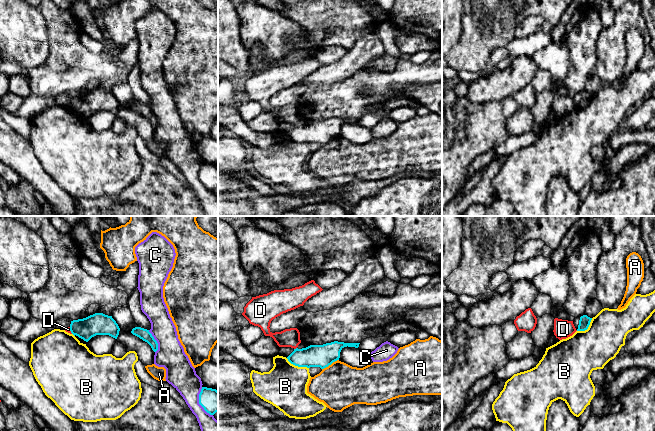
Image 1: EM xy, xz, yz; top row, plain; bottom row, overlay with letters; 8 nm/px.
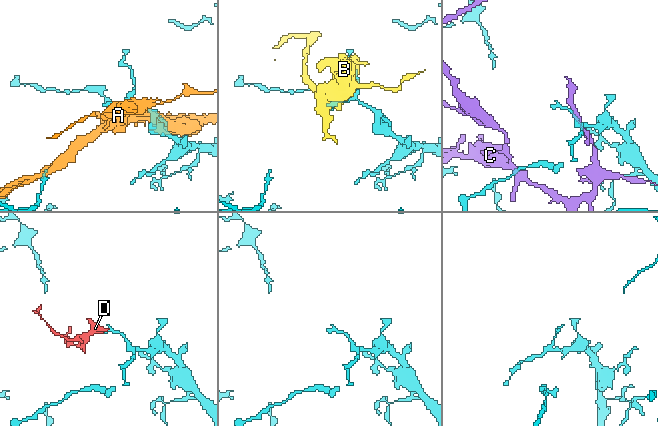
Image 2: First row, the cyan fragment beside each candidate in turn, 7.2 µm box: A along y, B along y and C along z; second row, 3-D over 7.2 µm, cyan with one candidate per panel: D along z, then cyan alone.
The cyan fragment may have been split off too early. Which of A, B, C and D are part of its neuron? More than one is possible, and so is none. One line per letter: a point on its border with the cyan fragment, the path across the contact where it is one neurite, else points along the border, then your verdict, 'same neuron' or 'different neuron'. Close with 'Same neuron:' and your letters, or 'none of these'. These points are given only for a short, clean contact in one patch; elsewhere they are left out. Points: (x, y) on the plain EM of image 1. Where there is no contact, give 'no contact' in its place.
A: contact xz (330, 140); different neuron
B: contact xz (297, 141); different neuron
C: contact xy (156, 117); different neuron
D: contact xz (296, 124); border xz (296, 123), (294, 125); different neuron
Same neuron: none of these

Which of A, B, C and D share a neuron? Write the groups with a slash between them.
A / B / C / D

